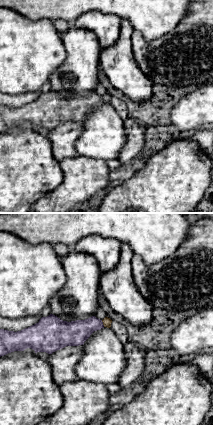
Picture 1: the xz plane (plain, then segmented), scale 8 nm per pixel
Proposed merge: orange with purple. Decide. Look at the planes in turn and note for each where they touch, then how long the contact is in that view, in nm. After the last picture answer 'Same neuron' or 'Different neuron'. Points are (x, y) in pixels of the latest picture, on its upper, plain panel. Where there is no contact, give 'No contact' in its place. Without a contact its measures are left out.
Touches orange at (103, 99). Shared border 60 nm

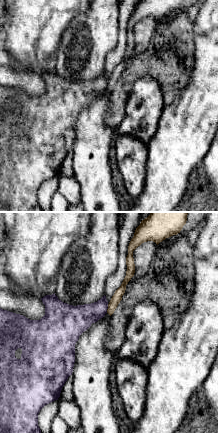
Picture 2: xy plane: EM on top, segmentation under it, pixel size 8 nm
Touches orange at (108, 84). Shared border 70 nm

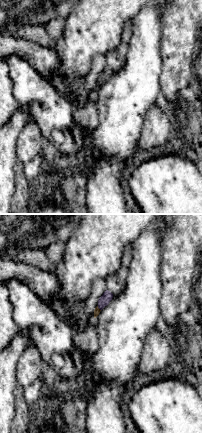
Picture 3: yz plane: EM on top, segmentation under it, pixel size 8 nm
Touches orange at (98, 84). Shared border 50 nm

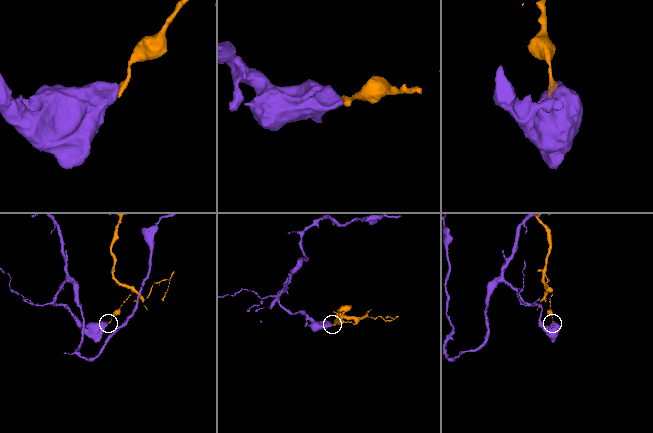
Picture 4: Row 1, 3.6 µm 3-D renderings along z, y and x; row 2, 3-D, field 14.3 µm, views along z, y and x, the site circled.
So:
Different neuron

